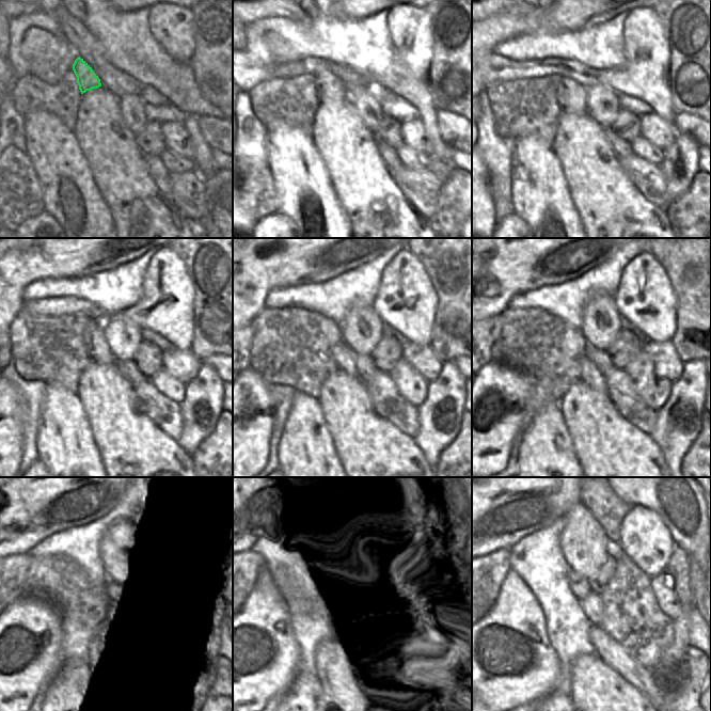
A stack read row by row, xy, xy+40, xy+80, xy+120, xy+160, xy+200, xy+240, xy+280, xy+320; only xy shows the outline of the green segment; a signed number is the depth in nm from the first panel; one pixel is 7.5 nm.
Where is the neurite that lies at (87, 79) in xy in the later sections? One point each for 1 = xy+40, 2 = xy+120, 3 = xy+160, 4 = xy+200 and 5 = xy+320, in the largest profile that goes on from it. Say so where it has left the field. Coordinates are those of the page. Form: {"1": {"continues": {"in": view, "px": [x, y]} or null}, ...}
{"1": {"continues": {"in": "xy+40", "px": [329, 87]}}, "2": {"continues": {"in": "xy+120", "px": [94, 338]}}, "3": {"continues": {"in": "xy+160", "px": [344, 357]}}, "4": {"continues": {"in": "xy+200", "px": [590, 375]}}, "5": {"continues": {"in": "xy+320", "px": [611, 651]}}}

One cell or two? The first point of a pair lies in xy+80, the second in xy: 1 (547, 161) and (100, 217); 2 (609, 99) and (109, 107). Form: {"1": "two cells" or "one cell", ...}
{"1": "one cell", "2": "two cells"}

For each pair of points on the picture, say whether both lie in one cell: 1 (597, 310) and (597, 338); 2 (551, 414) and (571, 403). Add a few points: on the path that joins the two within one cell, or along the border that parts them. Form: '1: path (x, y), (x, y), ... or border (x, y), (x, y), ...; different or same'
1: path (597, 317), (597, 331); same
2: border (558, 403), (568, 432); different

